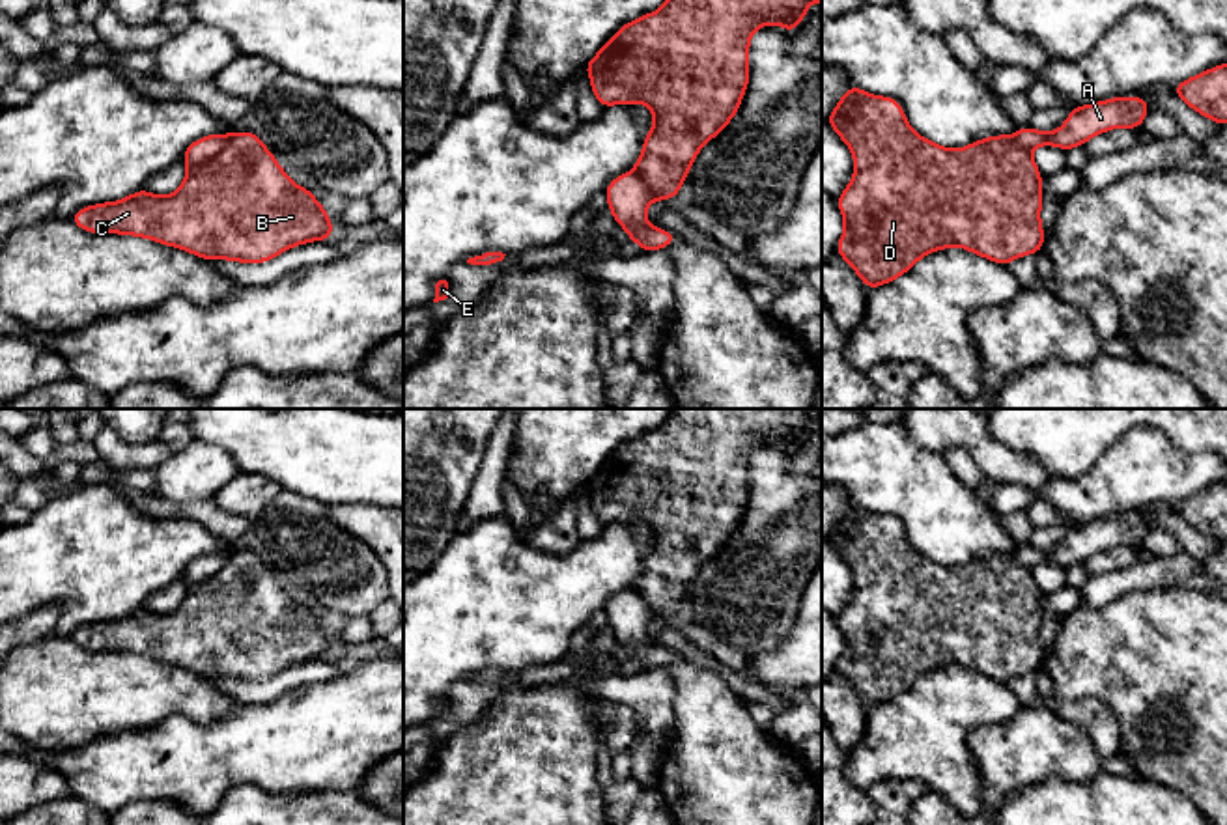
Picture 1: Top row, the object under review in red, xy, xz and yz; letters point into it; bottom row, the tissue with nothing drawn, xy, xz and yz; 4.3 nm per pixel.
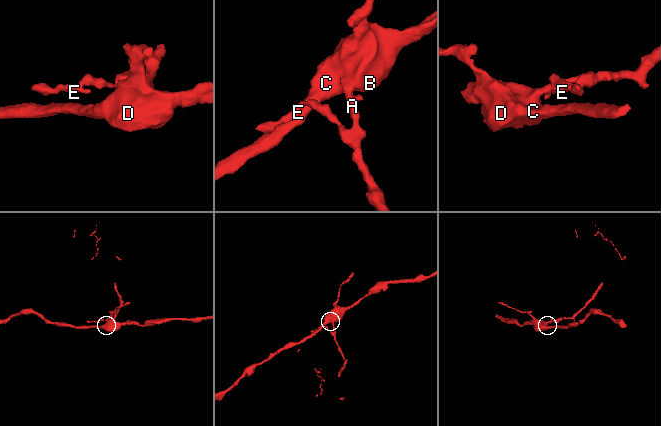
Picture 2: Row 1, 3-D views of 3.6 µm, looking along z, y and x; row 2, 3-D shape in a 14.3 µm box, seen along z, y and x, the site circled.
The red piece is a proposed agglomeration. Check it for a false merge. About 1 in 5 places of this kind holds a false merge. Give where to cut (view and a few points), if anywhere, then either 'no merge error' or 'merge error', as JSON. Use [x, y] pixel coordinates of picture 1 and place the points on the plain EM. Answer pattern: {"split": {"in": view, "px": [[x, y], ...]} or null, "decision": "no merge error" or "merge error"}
{"split": {"in": "xy", "px": [[228, 553], [228, 559], [217, 572], [189, 587]]}, "decision": "merge error"}

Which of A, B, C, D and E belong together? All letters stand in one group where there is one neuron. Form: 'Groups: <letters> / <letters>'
Groups: A E / B C D

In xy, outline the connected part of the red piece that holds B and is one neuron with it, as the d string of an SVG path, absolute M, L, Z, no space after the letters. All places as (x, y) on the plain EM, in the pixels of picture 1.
M230 551L220 571L189 586L181 605L174 612L155 614L142 607L120 620L82 625L71 638L84 650L136 653L187 668L204 678L232 678L241 681L263 681L291 664L334 655L332 636L308 607L295 603L288 595L256 551Z

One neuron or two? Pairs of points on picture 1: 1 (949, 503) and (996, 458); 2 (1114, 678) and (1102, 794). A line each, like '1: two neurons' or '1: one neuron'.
1: two neurons
2: two neurons

